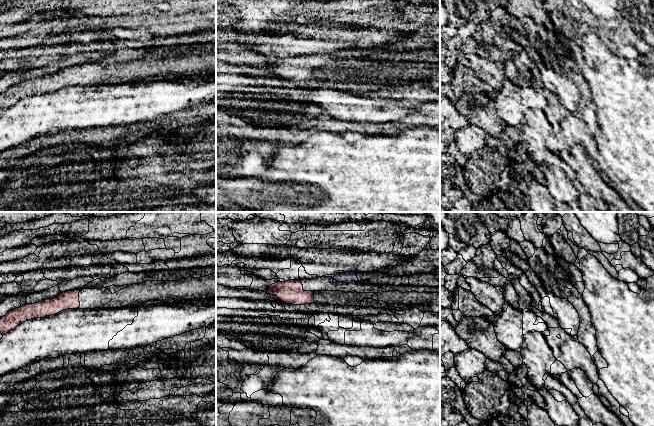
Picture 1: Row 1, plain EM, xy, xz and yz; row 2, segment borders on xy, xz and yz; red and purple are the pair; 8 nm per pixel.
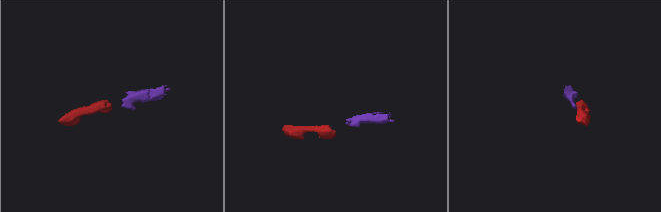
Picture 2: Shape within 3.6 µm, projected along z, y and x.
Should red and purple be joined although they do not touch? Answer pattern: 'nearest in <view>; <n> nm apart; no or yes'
nearest in xz; 200 nm apart; yes

